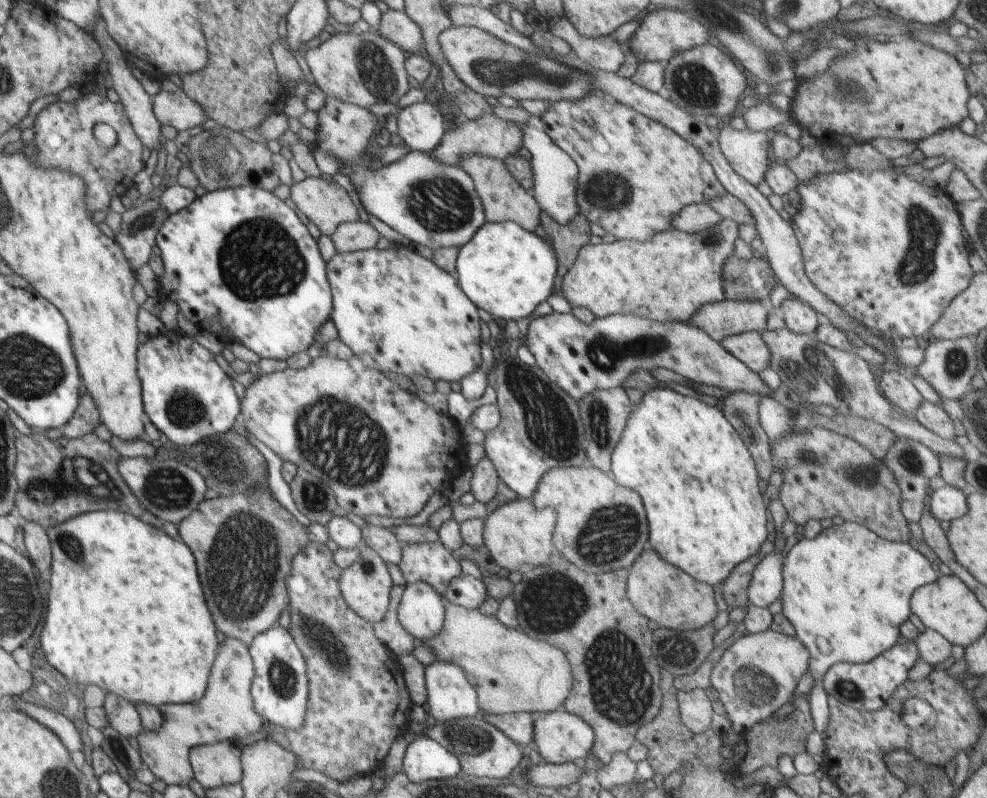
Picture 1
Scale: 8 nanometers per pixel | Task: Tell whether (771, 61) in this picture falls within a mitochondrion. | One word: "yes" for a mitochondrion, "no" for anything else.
yes

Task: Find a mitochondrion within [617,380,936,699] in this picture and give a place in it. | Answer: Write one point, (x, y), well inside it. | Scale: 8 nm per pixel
(909, 460)

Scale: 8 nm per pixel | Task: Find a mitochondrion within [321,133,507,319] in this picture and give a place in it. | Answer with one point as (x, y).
(440, 204)

